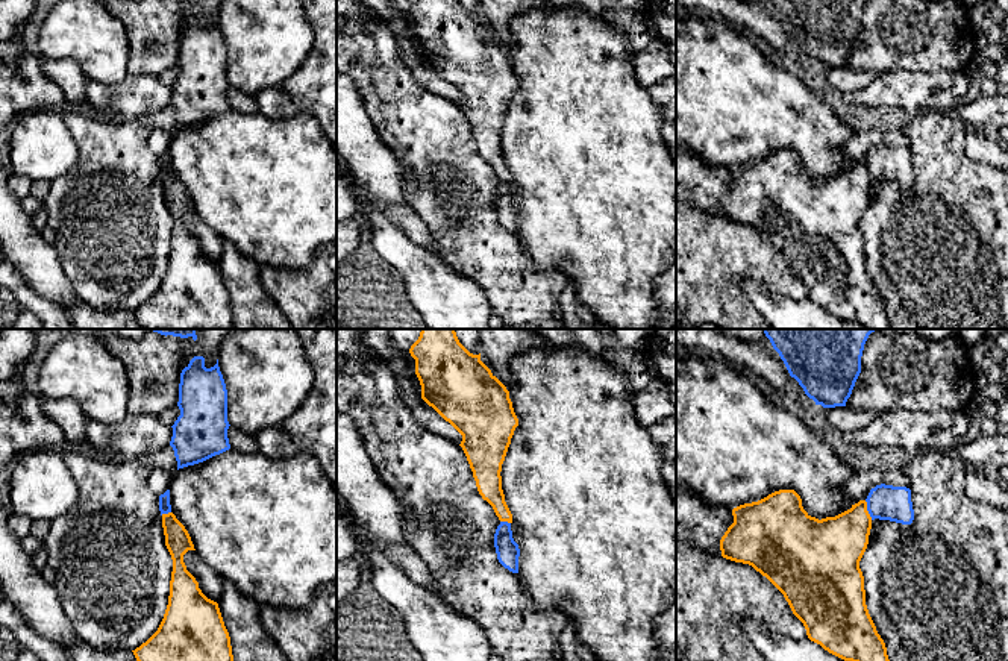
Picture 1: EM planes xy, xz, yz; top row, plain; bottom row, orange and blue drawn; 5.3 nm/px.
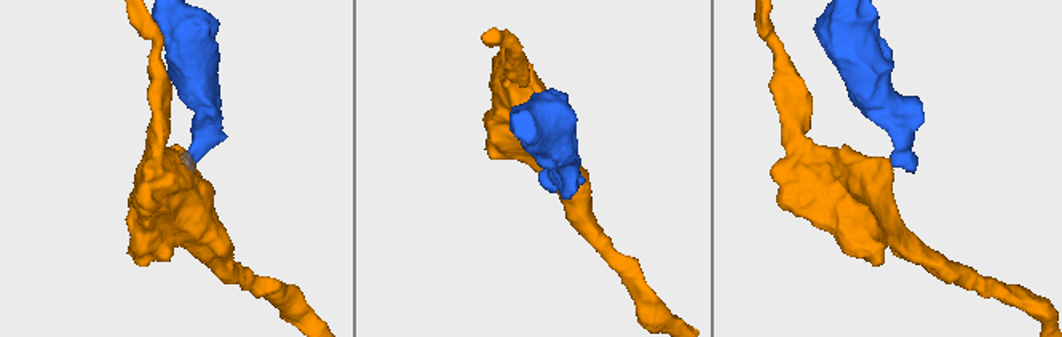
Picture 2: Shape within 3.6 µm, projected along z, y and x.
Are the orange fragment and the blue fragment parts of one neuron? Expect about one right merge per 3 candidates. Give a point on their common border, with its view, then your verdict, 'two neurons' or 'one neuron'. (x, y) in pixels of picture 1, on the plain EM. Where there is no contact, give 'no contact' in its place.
yz (866, 170) | two neurons

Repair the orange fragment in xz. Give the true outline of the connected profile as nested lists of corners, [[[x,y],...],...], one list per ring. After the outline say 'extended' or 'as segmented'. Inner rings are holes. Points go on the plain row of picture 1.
[[[417,0],[409,14],[415,20],[421,59],[462,96],[459,106],[467,117],[479,155],[493,167],[500,182],[512,183],[500,136],[511,99],[518,86],[509,52],[481,21],[481,14],[470,14],[459,0]]]; as segmented

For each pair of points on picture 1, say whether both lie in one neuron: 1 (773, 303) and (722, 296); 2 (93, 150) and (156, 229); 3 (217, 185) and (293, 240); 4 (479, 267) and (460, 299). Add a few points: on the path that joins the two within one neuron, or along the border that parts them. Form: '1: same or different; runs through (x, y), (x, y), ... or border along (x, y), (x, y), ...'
1: different; border along (740, 282), (752, 279), (785, 297)
2: same; runs through (114, 167), (117, 184), (137, 208)
3: same; runs through (235, 185), (275, 222)
4: different; border along (441, 260), (473, 279), (491, 308)

